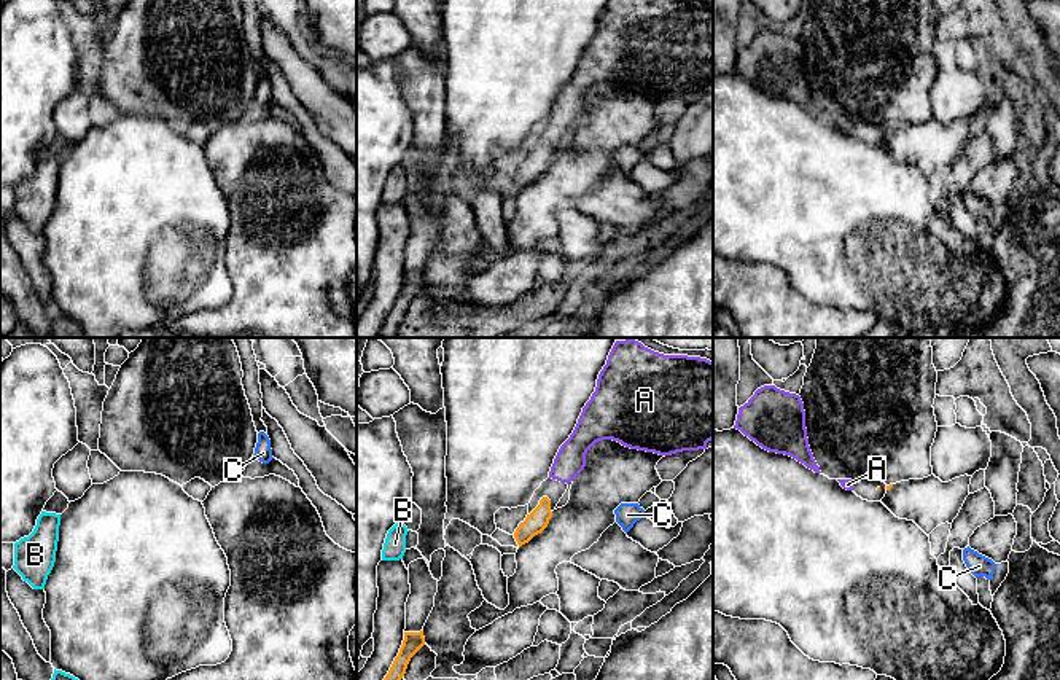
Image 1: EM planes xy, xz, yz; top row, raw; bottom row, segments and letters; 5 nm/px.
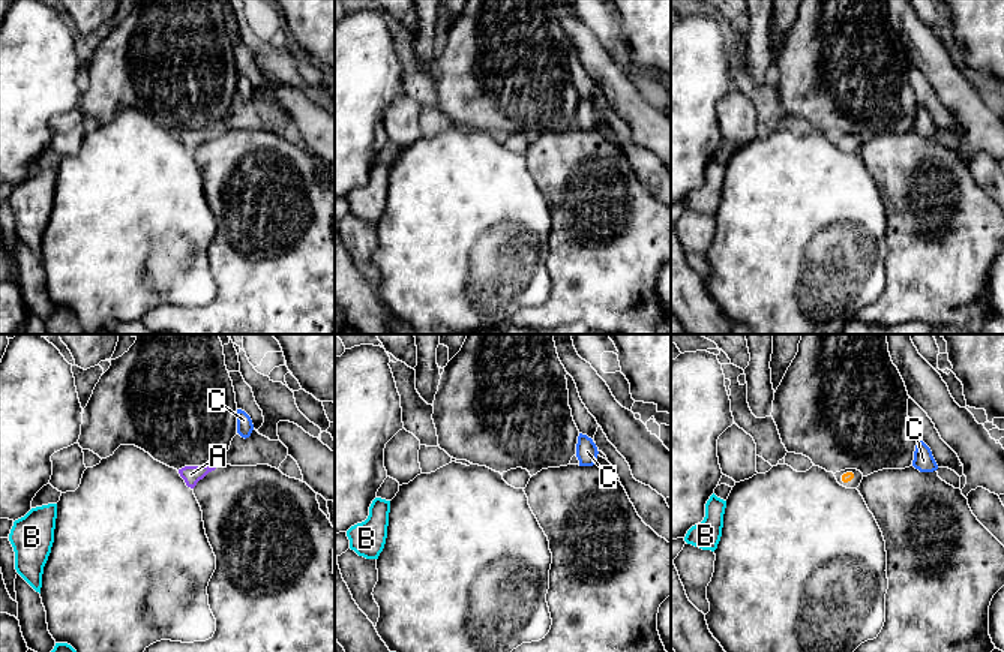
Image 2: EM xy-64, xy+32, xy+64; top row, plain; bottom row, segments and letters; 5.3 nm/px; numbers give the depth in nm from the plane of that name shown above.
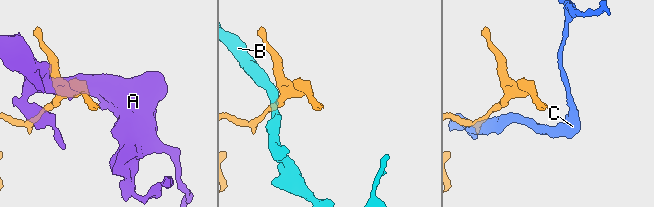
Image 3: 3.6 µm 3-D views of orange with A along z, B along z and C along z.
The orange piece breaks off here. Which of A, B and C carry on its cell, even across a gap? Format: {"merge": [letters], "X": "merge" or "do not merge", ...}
{"merge": ["A"], "A": "merge", "B": "do not merge", "C": "do not merge"}

